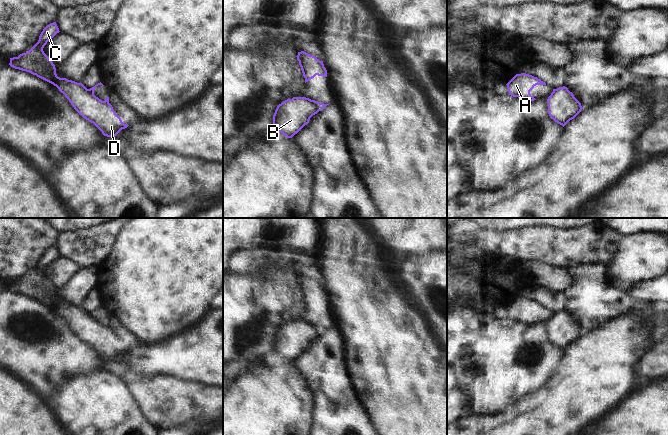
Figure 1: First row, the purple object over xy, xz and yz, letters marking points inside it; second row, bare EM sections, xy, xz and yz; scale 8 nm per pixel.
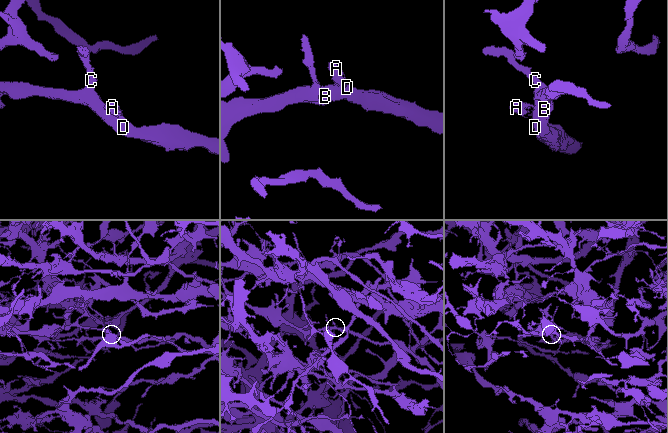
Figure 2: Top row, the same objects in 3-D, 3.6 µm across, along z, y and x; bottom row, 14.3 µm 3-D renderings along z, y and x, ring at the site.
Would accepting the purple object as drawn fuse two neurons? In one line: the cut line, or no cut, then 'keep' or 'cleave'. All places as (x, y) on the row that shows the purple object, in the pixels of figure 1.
cut in xz along (311, 100), (318, 111); cleave

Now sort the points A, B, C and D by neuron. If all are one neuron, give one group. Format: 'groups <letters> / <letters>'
groups A / B C D

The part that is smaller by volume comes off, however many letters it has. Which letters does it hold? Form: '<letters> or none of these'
A.

